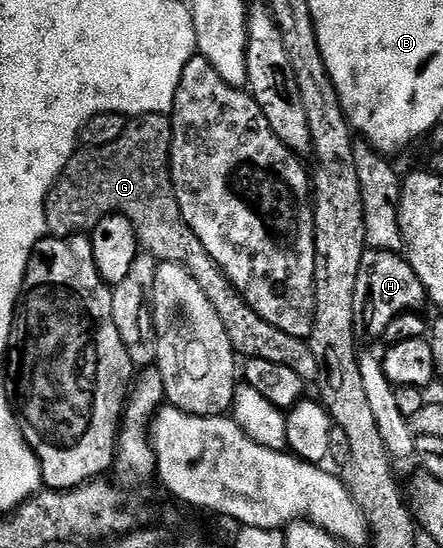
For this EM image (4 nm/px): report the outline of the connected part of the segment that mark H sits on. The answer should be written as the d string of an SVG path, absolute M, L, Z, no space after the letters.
M368 250L360 262L354 291L354 335L359 341L378 340L393 319L402 313L413 313L427 303L426 287L412 270L405 255L396 252Z

